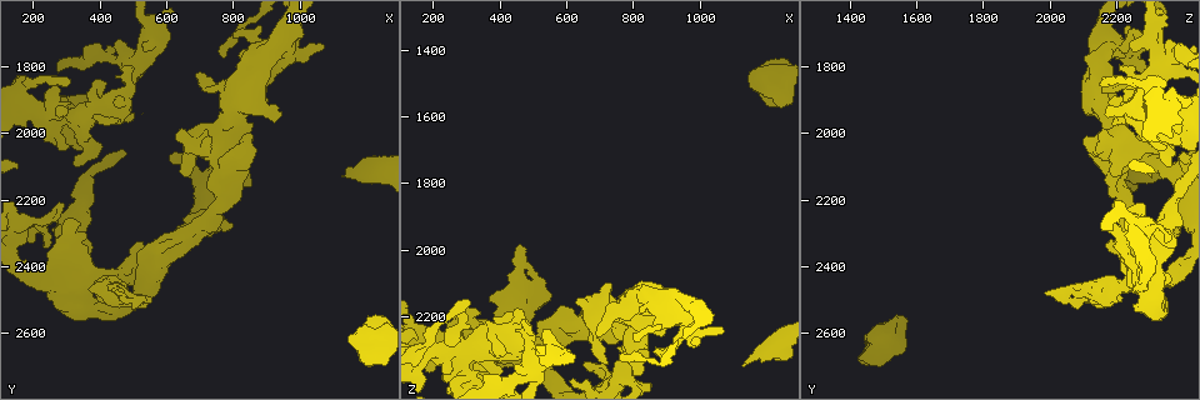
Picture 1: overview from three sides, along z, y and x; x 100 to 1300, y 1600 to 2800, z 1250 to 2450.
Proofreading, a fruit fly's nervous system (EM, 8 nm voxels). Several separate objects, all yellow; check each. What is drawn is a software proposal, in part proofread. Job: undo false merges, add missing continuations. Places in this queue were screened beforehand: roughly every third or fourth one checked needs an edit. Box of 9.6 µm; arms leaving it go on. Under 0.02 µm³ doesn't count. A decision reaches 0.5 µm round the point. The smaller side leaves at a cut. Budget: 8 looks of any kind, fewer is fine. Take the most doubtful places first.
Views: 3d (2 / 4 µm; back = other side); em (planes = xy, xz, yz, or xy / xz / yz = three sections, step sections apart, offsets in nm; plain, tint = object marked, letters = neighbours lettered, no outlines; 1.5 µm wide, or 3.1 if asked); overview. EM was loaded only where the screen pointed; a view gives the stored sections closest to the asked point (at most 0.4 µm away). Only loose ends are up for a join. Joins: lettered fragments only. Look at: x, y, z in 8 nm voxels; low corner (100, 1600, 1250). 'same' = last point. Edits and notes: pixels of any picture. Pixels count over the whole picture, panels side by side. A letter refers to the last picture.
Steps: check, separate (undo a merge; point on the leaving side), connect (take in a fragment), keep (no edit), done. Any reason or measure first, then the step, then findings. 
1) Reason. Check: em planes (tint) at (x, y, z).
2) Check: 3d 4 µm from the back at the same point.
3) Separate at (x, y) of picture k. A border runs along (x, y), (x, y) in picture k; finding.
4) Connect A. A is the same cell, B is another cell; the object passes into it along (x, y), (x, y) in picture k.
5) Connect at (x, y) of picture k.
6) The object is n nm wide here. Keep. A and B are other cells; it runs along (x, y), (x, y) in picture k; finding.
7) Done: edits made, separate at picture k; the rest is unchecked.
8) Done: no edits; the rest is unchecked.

Free end. Check: em xz step 4 (tint) at (460, 2480, 1990).

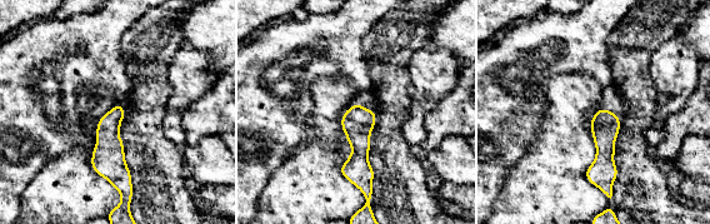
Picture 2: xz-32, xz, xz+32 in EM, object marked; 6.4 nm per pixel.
Check: em planes (letters) at the same point.

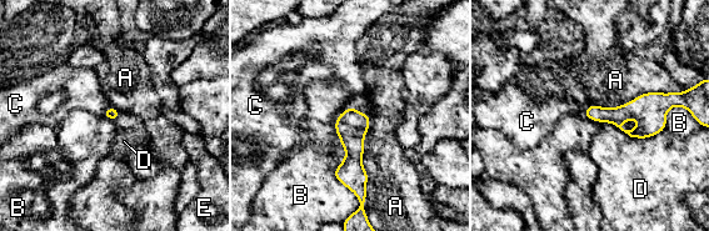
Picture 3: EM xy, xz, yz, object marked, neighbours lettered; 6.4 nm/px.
Keep. A, B, C, D and E are other cells; a border runs along (349, 106), (334, 175), (359, 200) in picture 3; no lettered fragment goes on from it.

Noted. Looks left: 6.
Sharp bend. Check: 3d 2 µm at (570, 1690, 2310).

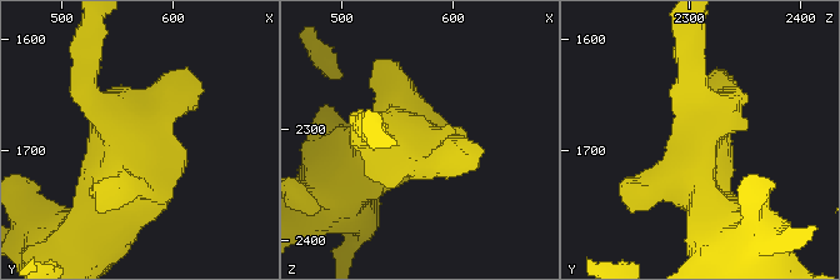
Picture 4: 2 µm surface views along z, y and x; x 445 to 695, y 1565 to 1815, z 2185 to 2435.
Check: em planes (plain) at (566, 1694, 2314).

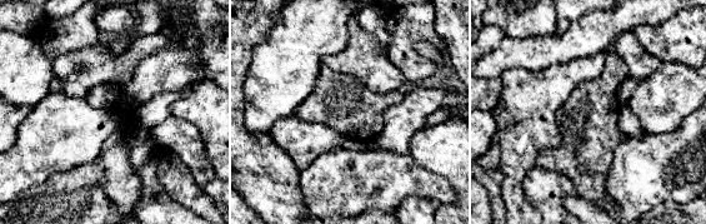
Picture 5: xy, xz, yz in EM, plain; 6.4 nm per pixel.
See the neighbours. Check: em planes (letters) at the same point.

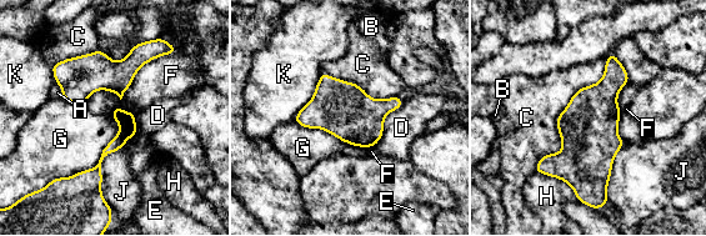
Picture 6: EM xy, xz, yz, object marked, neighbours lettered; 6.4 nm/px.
The object is 360 nm wide here. Keep. A, B, C, D, E, F, G, H, J and K are other cells; a border runs along (111, 114), (99, 161), (56, 177) in picture 6; one cell here.

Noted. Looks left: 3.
Free end. Check: em planes (letters) at (1240, 2560, 1570).

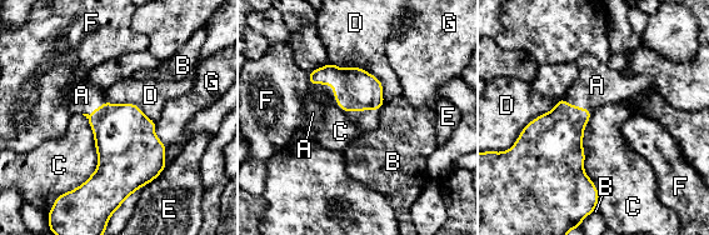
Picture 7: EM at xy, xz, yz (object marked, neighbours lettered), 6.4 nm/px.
The longest contact is with C, 600 nm. Connect A. A is the same cell, B, C, D, E, F and G are other cells; it goes on there.

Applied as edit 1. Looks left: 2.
Done: edits made, connect at picture 7; the rest is unchecked.

